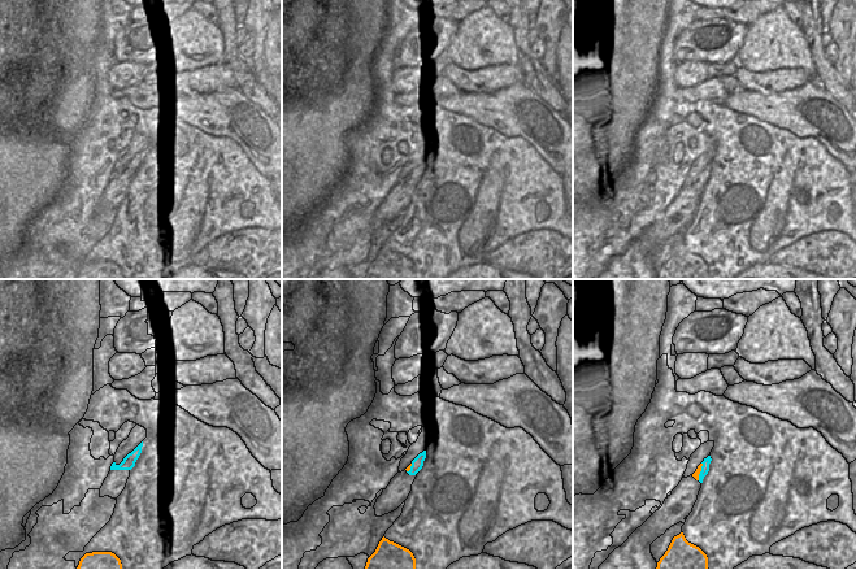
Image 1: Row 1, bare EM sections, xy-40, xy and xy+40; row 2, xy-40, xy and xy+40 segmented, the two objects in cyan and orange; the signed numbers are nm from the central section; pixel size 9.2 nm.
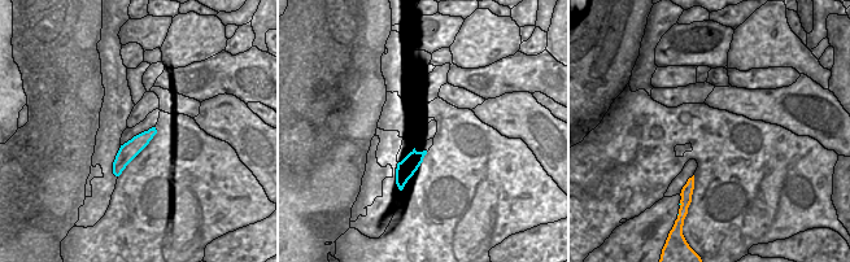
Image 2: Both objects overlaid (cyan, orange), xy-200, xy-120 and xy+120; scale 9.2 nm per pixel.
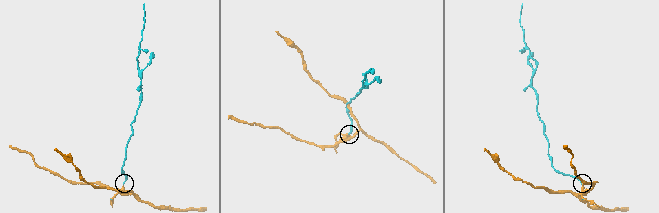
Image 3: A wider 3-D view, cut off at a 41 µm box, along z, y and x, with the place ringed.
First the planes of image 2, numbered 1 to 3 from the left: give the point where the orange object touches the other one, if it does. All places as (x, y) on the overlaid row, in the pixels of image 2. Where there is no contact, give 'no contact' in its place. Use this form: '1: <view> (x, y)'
1: no contact
2: no contact
3: no contact

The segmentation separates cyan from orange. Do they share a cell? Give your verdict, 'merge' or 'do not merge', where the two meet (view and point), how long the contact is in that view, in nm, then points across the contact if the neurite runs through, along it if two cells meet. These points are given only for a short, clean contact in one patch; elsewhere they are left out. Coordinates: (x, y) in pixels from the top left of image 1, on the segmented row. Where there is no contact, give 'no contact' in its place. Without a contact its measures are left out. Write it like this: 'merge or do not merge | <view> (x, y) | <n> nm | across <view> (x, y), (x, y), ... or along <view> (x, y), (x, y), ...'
do not merge | xy+40 (700, 471) | 170 nm

